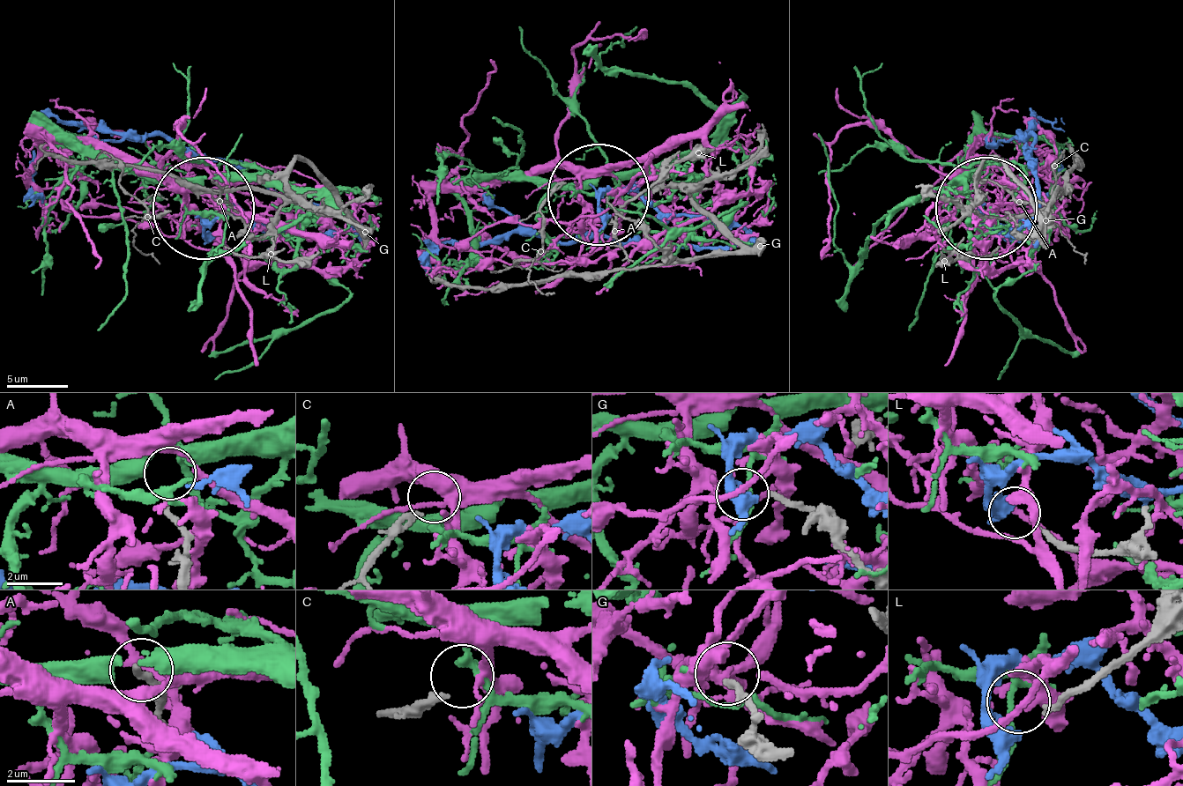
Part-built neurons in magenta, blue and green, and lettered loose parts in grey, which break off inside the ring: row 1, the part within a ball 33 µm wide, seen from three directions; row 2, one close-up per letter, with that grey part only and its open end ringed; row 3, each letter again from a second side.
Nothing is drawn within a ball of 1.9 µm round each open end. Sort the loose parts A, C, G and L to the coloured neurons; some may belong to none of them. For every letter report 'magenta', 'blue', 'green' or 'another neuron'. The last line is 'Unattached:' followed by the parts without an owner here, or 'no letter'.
A: green
C: another neuron
G: another neuron
L: blue
Unattached: C, G

